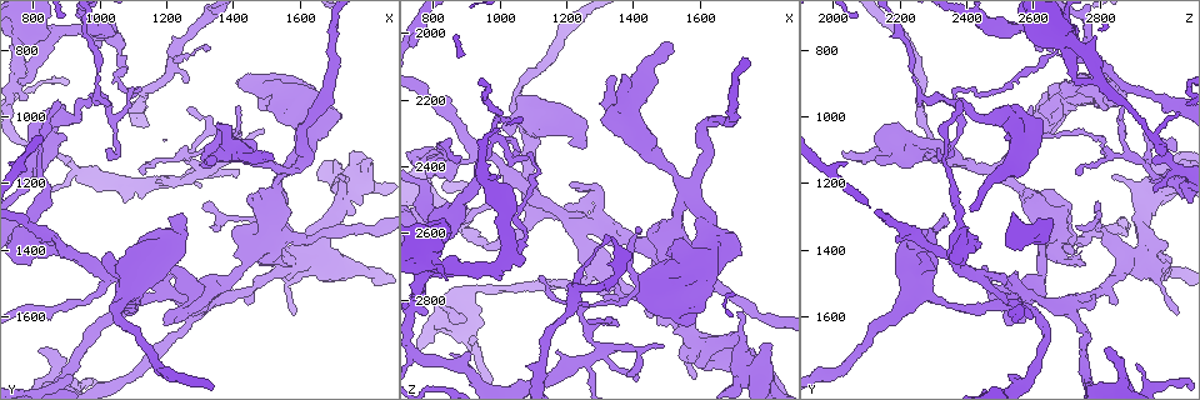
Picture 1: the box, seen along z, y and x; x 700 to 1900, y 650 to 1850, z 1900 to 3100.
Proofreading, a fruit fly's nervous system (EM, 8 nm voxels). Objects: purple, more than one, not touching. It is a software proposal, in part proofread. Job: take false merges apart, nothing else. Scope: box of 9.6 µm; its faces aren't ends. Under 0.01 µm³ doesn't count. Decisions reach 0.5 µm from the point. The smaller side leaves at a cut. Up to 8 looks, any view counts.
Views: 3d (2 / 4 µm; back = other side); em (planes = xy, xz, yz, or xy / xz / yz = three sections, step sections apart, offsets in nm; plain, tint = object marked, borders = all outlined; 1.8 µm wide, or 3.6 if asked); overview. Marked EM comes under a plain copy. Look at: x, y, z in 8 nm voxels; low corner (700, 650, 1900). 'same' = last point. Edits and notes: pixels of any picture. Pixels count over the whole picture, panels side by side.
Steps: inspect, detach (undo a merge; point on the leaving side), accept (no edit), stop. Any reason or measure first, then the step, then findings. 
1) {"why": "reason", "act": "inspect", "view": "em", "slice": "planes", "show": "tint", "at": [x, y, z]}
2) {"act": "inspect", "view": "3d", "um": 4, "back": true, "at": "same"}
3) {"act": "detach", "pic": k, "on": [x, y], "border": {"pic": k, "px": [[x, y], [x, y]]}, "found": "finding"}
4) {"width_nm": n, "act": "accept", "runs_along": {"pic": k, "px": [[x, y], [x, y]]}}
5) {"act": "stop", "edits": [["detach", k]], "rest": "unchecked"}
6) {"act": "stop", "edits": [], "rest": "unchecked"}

{"why": "calibre changes", "act": "inspect", "view": "em", "slice": "xz", "step": 8, "show": "tint", "at": [1250, 1540, 2600]}

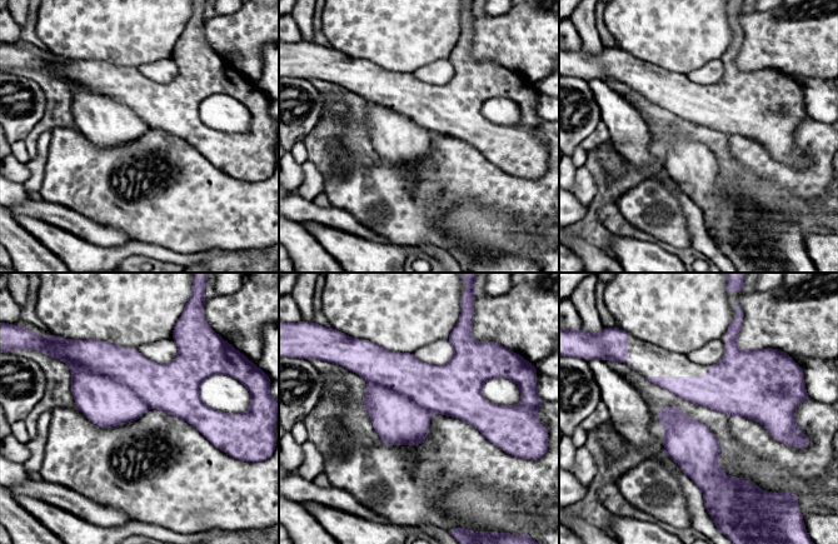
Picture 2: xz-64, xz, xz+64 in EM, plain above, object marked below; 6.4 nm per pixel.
{"why": "cut it another way", "act": "inspect", "view": "em", "slice": "planes", "show": "tint", "at": "same"}

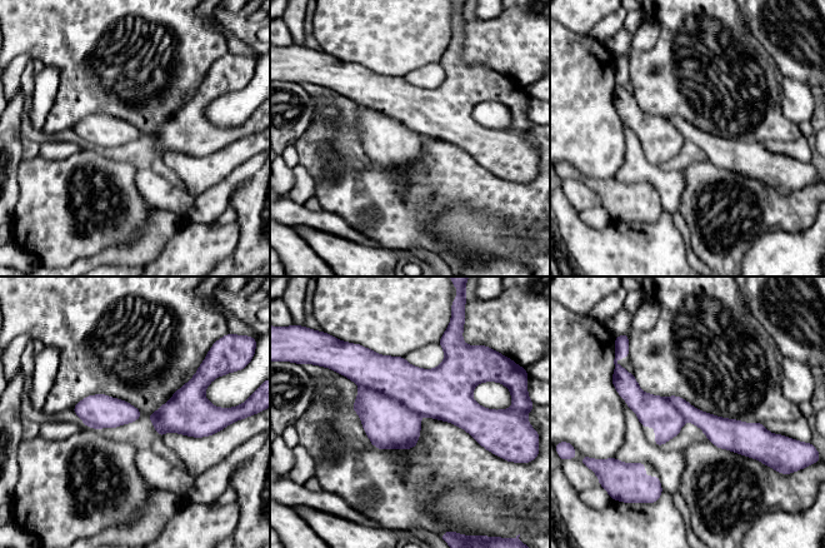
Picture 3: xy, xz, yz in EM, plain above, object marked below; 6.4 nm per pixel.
{"act": "detach", "pic": 3, "on": [389, 424], "border": {"pic": 3, "px": [[359, 384], [395, 398], [420, 414]]}, "found": "two neurons meet here"}

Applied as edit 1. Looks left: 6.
{"act": "inspect", "view": "overview"}

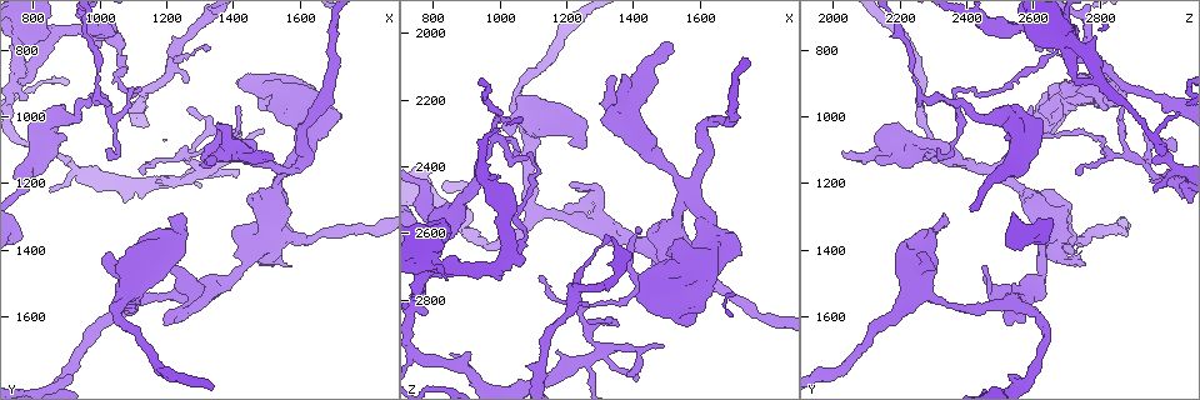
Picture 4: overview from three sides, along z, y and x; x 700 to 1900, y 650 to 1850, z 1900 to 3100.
{"why": "three arms meet", "act": "inspect", "view": "3d", "um": 4, "at": [990, 930, 2320]}

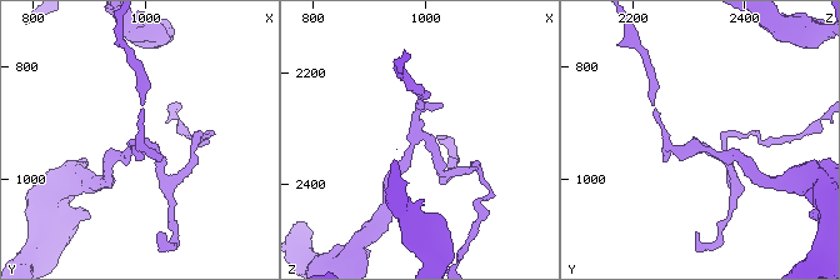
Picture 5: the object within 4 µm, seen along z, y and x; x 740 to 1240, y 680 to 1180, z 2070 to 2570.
{"arms": 3, "act": "inspect", "view": "em", "slice": "xz", "step": 16, "show": "tint", "at": [995, 945, 2310]}

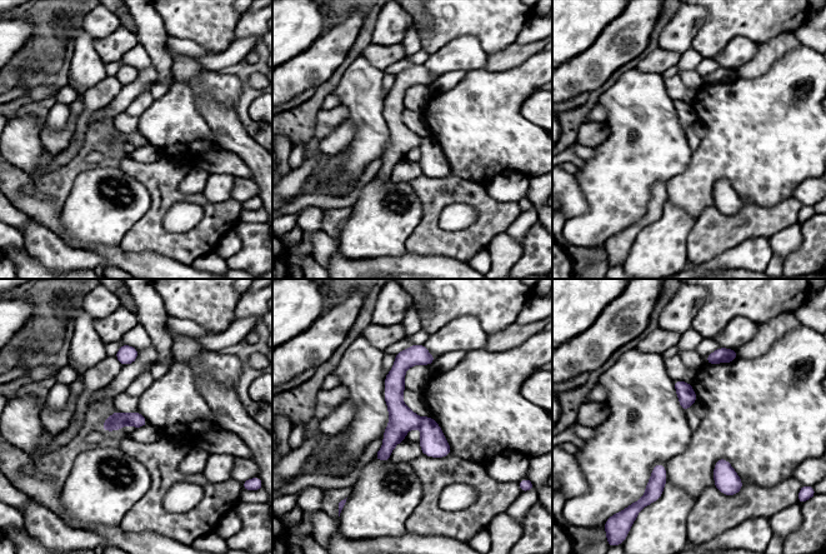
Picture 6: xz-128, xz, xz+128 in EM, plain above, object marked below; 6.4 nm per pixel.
{"width_nm": 40, "act": "detach", "pic": 6, "on": [401, 419], "border": {"pic": 6, "px": [[422, 418], [417, 427]]}, "found": "a second neuron is stuck on"}

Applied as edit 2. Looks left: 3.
{"act": "inspect", "view": "overview"}

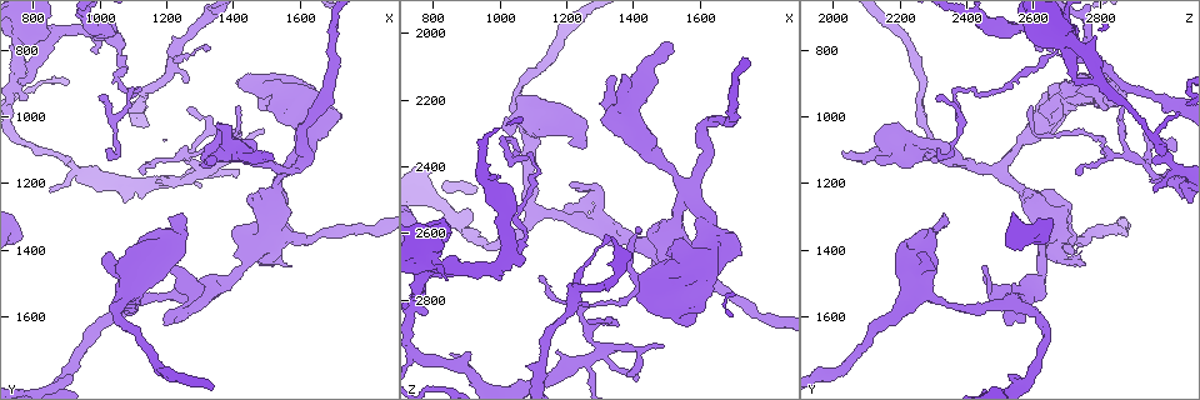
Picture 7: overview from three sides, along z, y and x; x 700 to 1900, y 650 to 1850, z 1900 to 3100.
{"why": "calibre changes", "act": "inspect", "view": "em", "slice": "planes", "show": "tint", "at": [810, 800, 2700]}

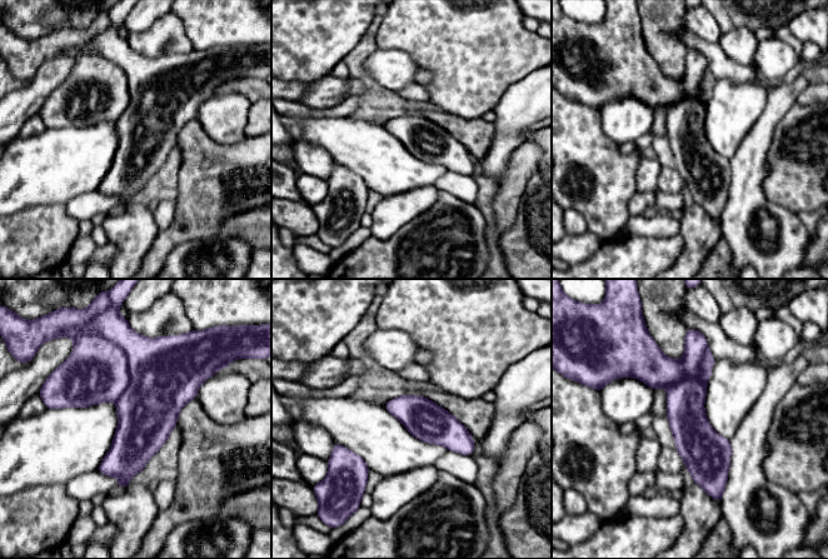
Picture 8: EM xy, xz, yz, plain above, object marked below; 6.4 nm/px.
{"width_nm": 260, "act": "detach", "pic": 8, "on": [165, 373], "part_leaving": {"pic": 8, "px": [[698, 344], [692, 433], [711, 492]]}, "found": "two neurons meet here"}

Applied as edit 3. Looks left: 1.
{"act": "stop", "edits": [["detach", 3], ["detach", 6], ["detach", 8]], "rest": "unchecked"}

